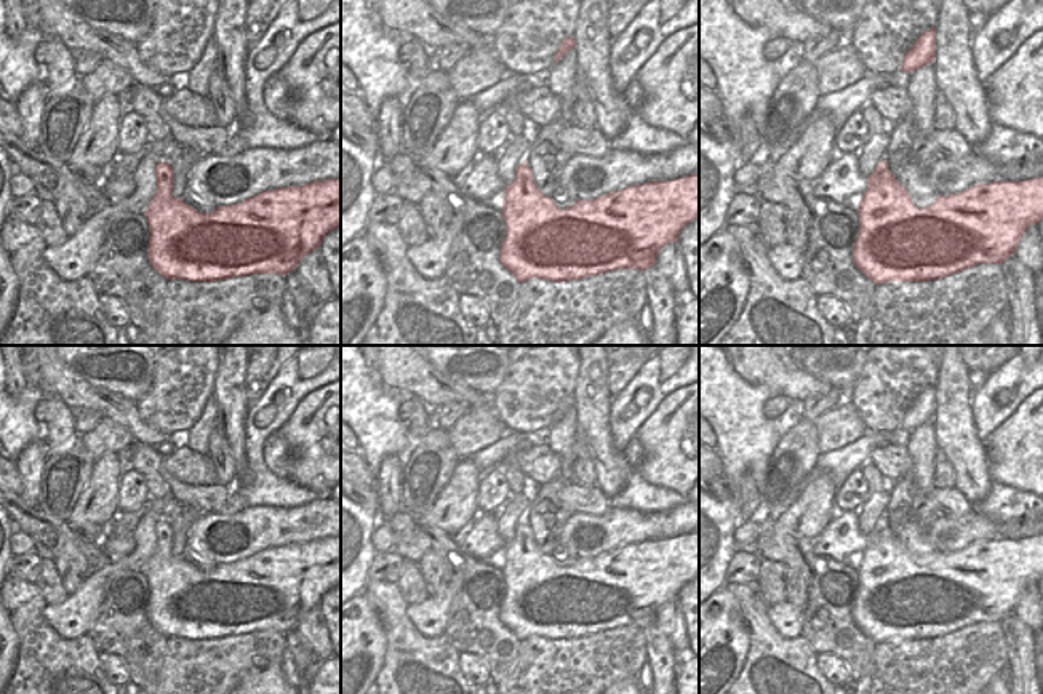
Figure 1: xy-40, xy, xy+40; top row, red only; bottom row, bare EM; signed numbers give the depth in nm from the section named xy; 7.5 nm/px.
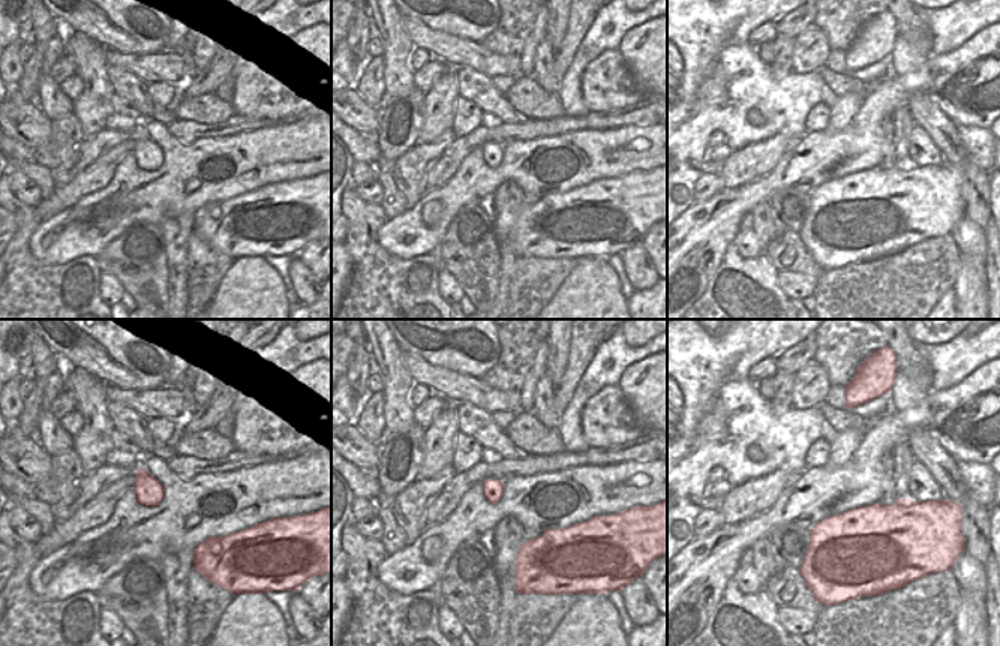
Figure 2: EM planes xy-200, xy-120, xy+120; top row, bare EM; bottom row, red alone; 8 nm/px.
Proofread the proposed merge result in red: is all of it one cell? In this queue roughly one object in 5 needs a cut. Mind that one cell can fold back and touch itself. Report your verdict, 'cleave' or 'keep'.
keep

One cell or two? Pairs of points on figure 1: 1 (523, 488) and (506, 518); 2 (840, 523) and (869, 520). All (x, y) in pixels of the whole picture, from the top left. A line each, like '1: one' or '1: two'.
1: one
2: two

